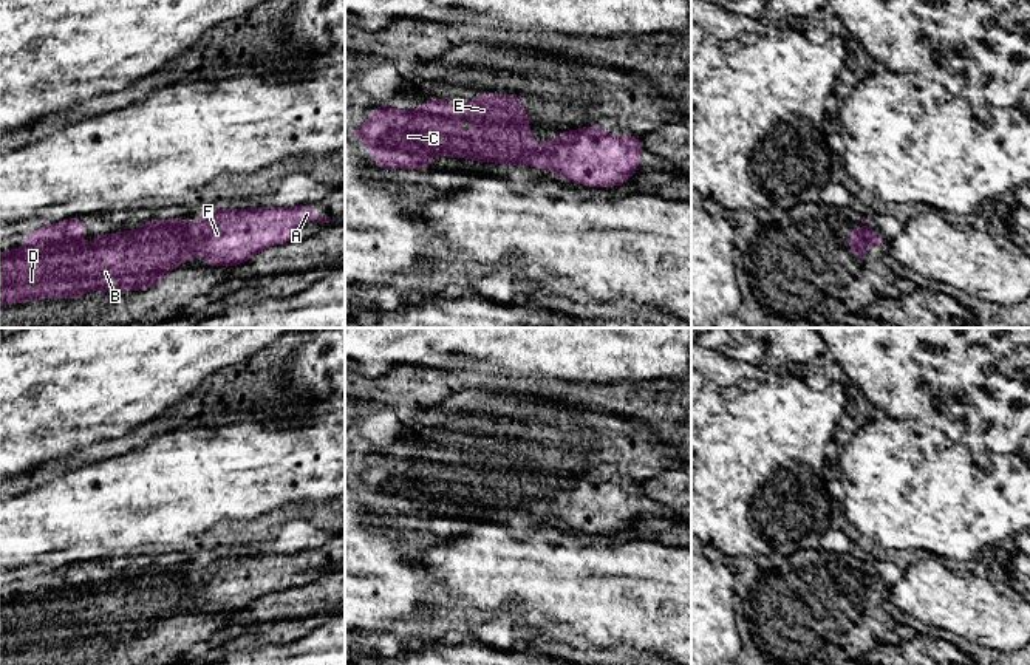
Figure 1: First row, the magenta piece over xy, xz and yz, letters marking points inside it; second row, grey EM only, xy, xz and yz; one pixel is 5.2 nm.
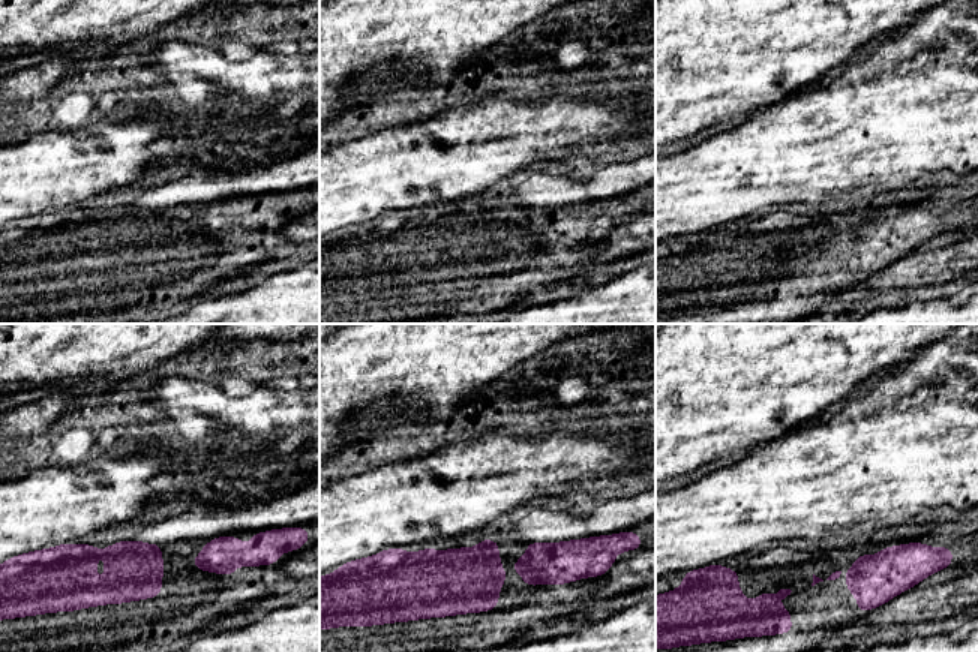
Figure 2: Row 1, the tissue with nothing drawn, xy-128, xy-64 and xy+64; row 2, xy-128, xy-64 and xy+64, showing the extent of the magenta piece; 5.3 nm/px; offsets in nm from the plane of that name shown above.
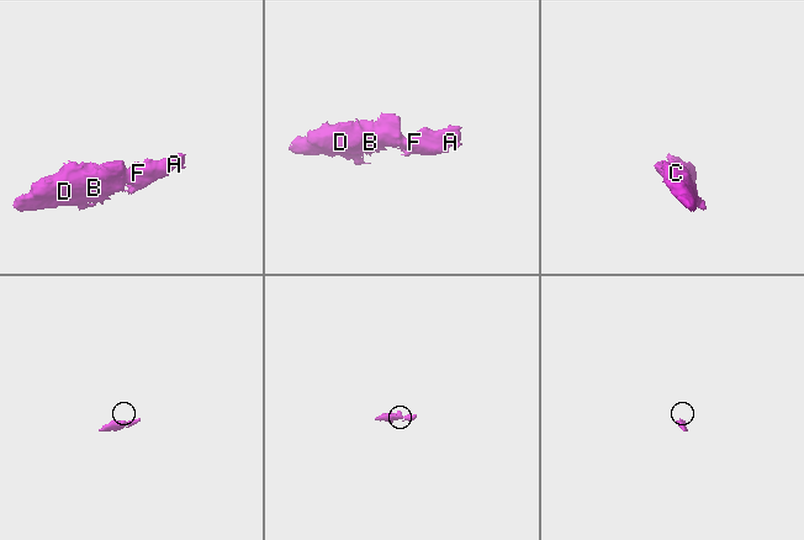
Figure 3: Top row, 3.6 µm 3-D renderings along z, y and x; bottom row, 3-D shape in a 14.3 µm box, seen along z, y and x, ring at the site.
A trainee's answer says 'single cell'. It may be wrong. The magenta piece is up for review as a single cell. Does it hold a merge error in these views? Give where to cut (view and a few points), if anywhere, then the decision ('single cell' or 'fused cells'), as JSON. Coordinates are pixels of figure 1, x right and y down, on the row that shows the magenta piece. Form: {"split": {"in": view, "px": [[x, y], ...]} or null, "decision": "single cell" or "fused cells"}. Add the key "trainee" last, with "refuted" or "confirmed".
{"split": null, "decision": "single cell", "trainee": "confirmed"}

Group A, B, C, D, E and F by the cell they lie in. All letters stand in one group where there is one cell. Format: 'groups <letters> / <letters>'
groups A B C D E F

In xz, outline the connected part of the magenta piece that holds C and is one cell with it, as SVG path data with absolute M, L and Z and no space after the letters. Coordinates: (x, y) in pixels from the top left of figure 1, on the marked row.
M489 93L472 97L466 105L472 121L472 135L464 139L461 136L461 99L428 99L424 107L414 110L396 110L380 104L351 135L371 150L373 164L382 169L430 169L430 155L435 153L470 158L475 162L498 162L504 167L527 164L588 187L611 187L628 182L642 165L642 138L608 135L602 125L561 131L537 148L529 128L529 113L521 110L521 105L523 102L513 94Z

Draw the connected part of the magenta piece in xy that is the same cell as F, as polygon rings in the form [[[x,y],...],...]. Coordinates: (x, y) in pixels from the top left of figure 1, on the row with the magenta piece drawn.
[[[213,207],[189,227],[184,217],[152,220],[139,229],[91,237],[91,252],[84,251],[84,218],[76,217],[25,234],[25,246],[0,252],[0,306],[40,300],[77,298],[88,291],[142,291],[156,286],[182,261],[195,260],[198,249],[206,268],[238,266],[264,249],[294,240],[294,232],[308,221],[329,223],[317,217],[319,207]]]

